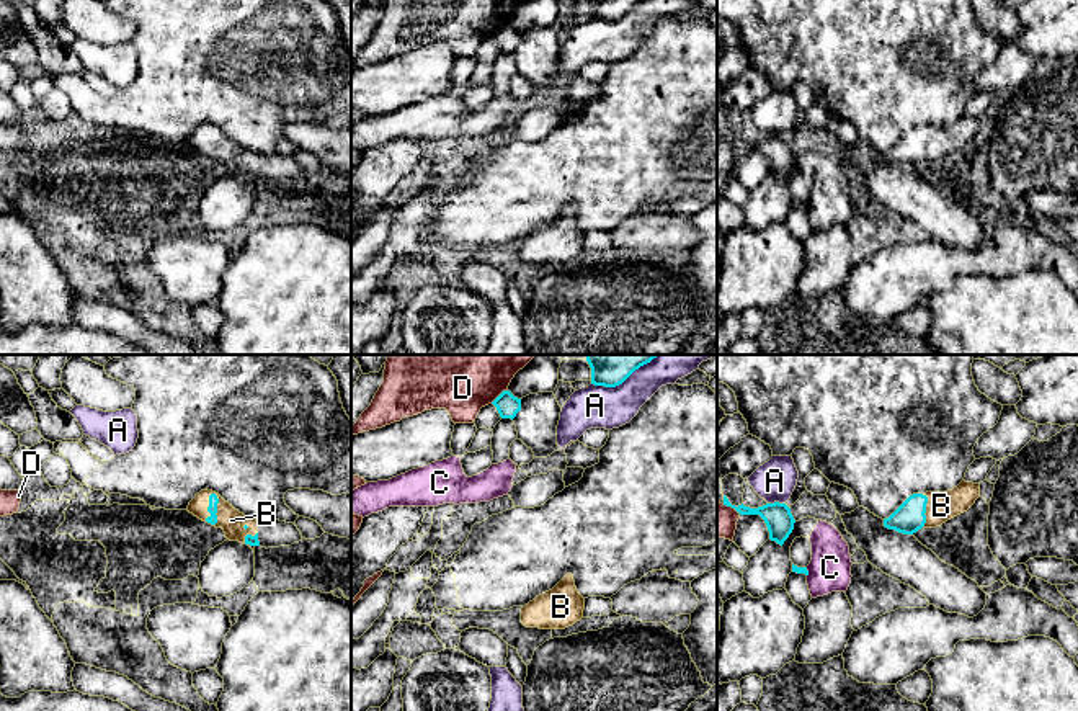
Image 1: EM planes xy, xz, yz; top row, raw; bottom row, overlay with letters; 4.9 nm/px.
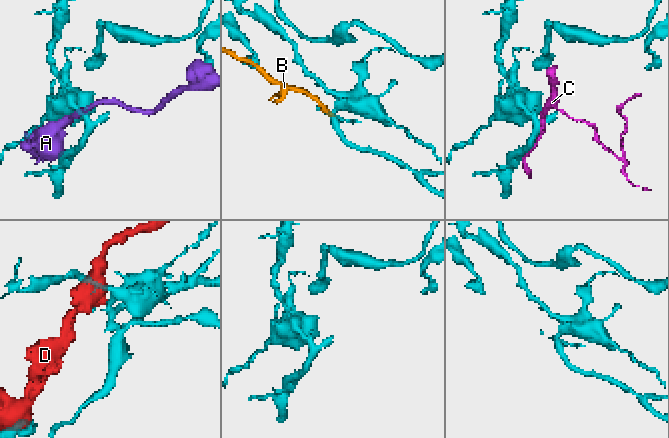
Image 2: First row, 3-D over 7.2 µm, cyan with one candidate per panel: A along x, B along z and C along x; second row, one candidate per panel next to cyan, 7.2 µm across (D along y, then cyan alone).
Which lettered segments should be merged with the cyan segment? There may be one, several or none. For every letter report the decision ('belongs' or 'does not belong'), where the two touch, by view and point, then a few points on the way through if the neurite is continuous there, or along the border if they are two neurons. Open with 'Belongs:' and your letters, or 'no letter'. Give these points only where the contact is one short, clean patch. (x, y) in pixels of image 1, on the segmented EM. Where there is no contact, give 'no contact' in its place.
Belongs: B
A: does not belong; contact yz (776, 502)
B: belongs; contact xy (216, 509); way xy (213, 499), (216, 509), (231, 520)
C: does not belong; contact yz (807, 572)
D: does not belong; contact xz (500, 394)

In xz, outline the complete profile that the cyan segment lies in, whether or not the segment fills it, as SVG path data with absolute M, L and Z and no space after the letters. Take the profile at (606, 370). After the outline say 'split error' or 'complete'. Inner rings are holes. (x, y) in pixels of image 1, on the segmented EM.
M586 355L591 368L591 384L616 387L635 369L650 363L658 355Z; complete

